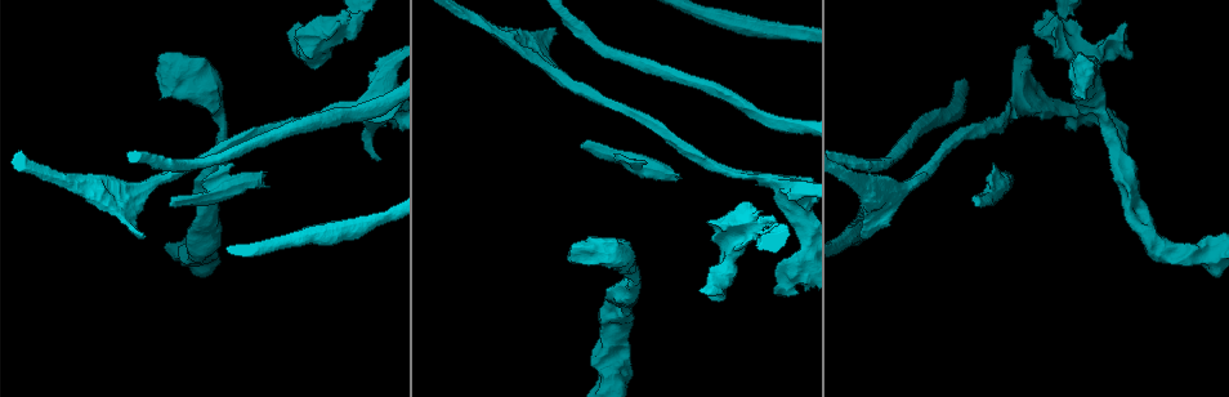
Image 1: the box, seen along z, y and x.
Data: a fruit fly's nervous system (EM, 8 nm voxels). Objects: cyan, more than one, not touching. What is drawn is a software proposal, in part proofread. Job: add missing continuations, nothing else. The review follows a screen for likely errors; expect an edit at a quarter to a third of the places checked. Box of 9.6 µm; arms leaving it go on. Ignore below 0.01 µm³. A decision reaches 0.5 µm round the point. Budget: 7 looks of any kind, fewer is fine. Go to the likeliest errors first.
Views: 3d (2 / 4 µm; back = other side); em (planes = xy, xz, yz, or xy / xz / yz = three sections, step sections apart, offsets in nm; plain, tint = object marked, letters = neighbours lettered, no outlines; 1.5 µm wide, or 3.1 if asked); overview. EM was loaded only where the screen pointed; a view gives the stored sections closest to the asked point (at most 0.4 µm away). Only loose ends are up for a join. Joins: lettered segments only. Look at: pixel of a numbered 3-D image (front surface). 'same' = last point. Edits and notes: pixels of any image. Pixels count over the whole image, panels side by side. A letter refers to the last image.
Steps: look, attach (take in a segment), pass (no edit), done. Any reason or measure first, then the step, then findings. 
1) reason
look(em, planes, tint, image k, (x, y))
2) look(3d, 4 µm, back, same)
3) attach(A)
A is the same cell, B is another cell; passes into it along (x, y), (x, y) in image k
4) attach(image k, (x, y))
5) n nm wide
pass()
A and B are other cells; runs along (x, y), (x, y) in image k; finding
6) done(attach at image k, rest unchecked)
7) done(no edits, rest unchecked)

free end
look(3d, 4 µm, image 1, (170, 205))

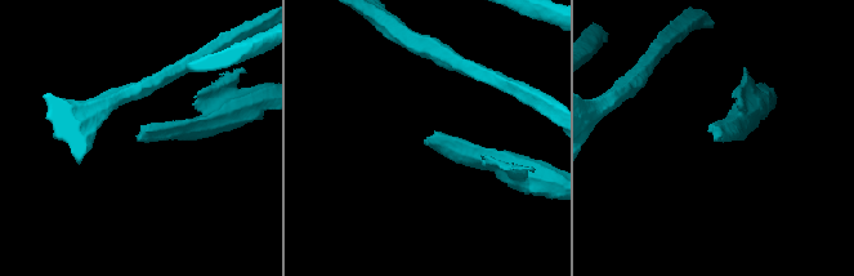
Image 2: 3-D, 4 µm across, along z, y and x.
look(em, planes, letters, image 2, (428, 137))

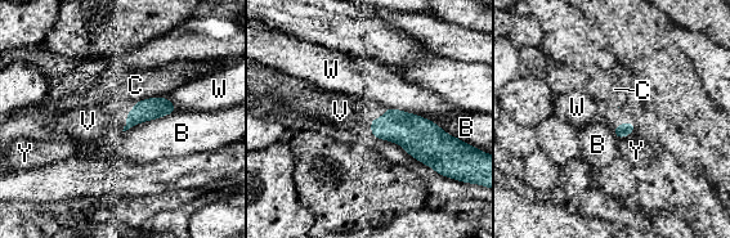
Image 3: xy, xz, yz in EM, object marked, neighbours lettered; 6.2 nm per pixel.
pass()
B, C, V, W and Y are other cells; border along (177, 109), (122, 131) in image 3; no lettered segment goes on from it

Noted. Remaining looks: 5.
free end
look(em, yz, step 8, letters, image 1, (1132, 58))

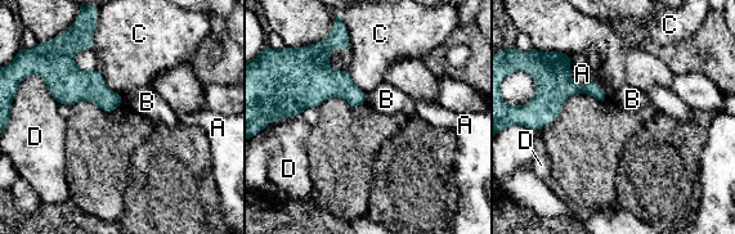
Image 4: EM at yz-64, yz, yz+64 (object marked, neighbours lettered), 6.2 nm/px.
look(em, planes, letters, same)

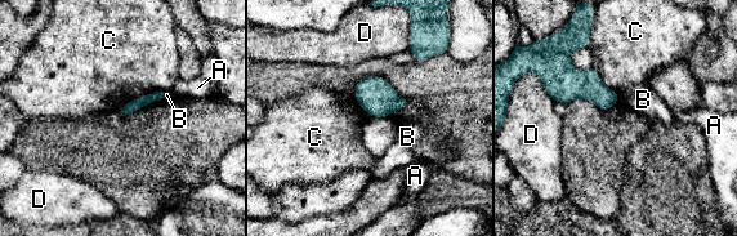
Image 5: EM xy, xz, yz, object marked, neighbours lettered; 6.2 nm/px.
pass()
A, B, C and D are other cells; border along (161, 90), (141, 94), (119, 110) in image 5; no lettered segment goes on from it

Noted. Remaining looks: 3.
thick end
look(3d, 4 µm, image 1, (269, 187))

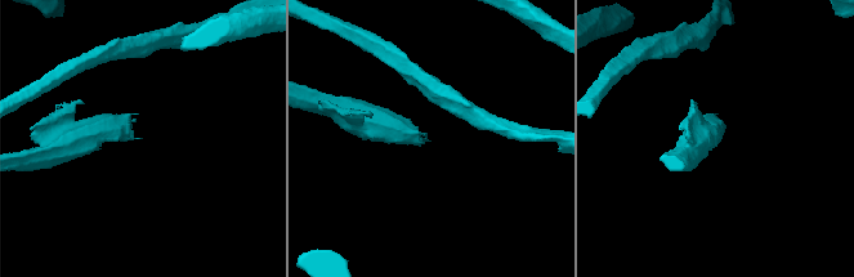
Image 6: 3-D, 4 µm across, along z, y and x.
shape alone is not enough
look(em, planes, tint, image 6, (428, 140))

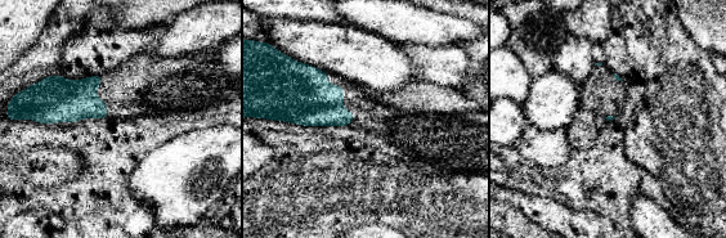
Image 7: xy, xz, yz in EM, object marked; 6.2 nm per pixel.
what lies round it
look(em, planes, letters, same)

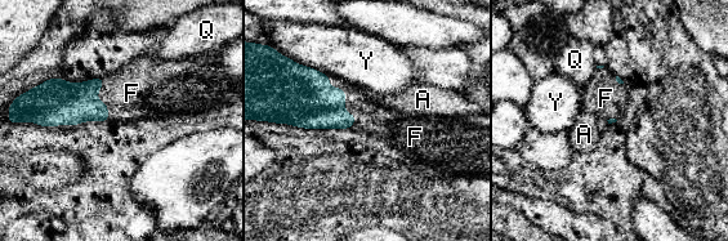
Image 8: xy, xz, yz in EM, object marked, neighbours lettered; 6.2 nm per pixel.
attach(F)
F is the same cell, A, Q and Y are other cells; the neuron continues

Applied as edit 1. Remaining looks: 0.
done(attach at image 8, rest unchecked)

